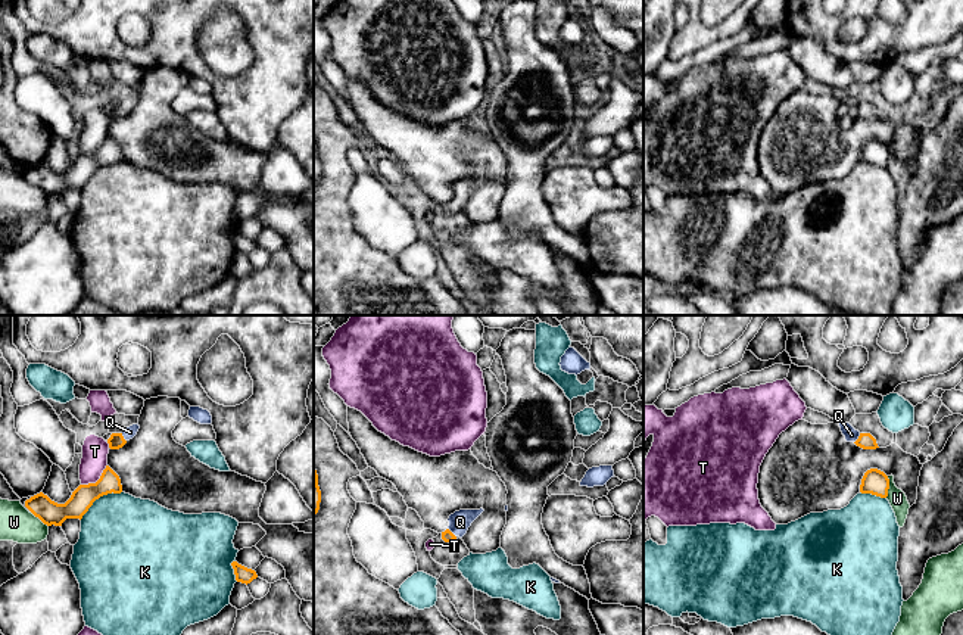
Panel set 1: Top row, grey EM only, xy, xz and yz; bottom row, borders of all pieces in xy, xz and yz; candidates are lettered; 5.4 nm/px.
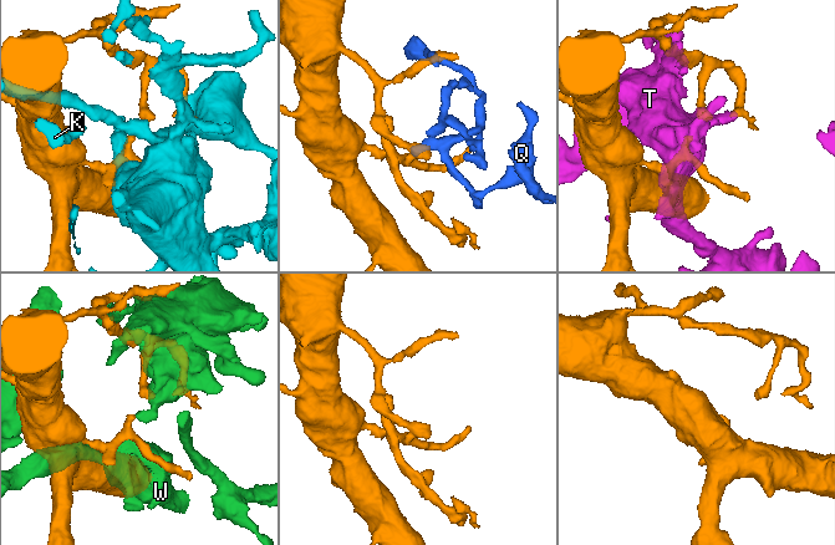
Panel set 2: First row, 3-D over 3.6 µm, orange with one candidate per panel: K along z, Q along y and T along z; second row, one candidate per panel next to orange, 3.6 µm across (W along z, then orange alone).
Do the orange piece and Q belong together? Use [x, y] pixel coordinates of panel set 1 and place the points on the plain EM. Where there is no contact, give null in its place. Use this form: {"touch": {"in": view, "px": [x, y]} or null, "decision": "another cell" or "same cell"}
{"touch": {"in": "yz", "px": [859, 108]}, "decision": "same cell"}

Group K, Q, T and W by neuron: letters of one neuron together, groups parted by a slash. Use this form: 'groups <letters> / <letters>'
groups K / Q / T / W

